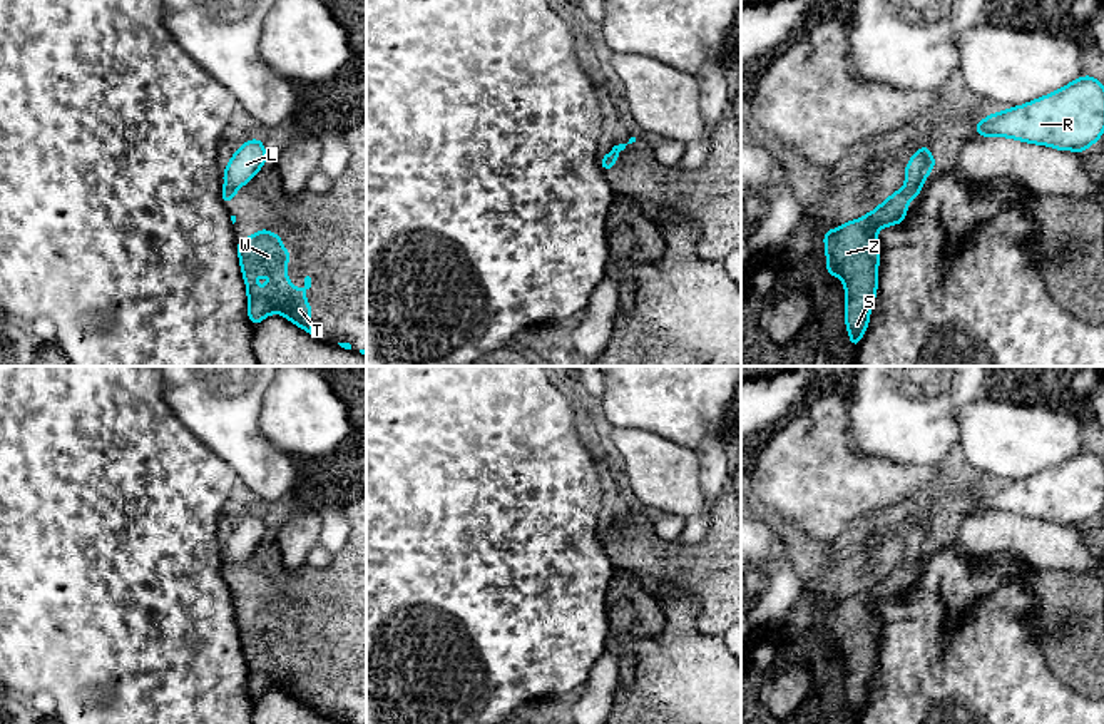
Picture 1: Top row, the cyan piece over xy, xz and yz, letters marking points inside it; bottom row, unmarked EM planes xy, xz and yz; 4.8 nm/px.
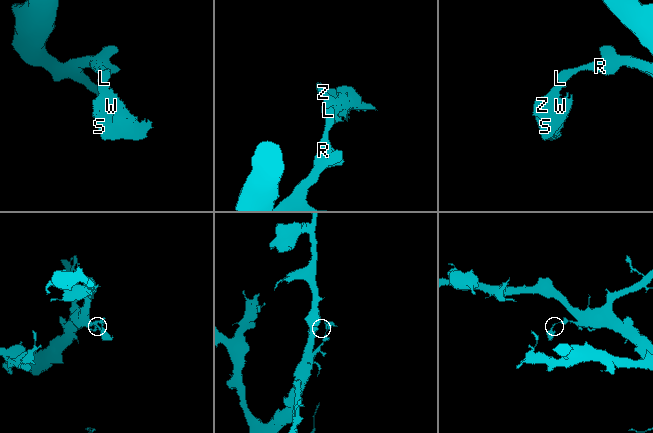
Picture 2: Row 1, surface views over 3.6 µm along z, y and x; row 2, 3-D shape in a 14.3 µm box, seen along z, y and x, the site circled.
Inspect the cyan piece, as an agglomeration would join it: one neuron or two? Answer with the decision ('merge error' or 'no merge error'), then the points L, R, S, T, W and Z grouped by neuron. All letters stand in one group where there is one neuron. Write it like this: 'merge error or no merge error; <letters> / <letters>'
merge error; L R / S T W Z

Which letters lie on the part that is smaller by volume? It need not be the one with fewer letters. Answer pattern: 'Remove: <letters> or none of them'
Remove: S, T, W, Z

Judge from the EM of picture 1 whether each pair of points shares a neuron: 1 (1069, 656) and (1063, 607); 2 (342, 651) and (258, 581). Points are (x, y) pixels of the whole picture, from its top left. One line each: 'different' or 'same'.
1: same
2: same

